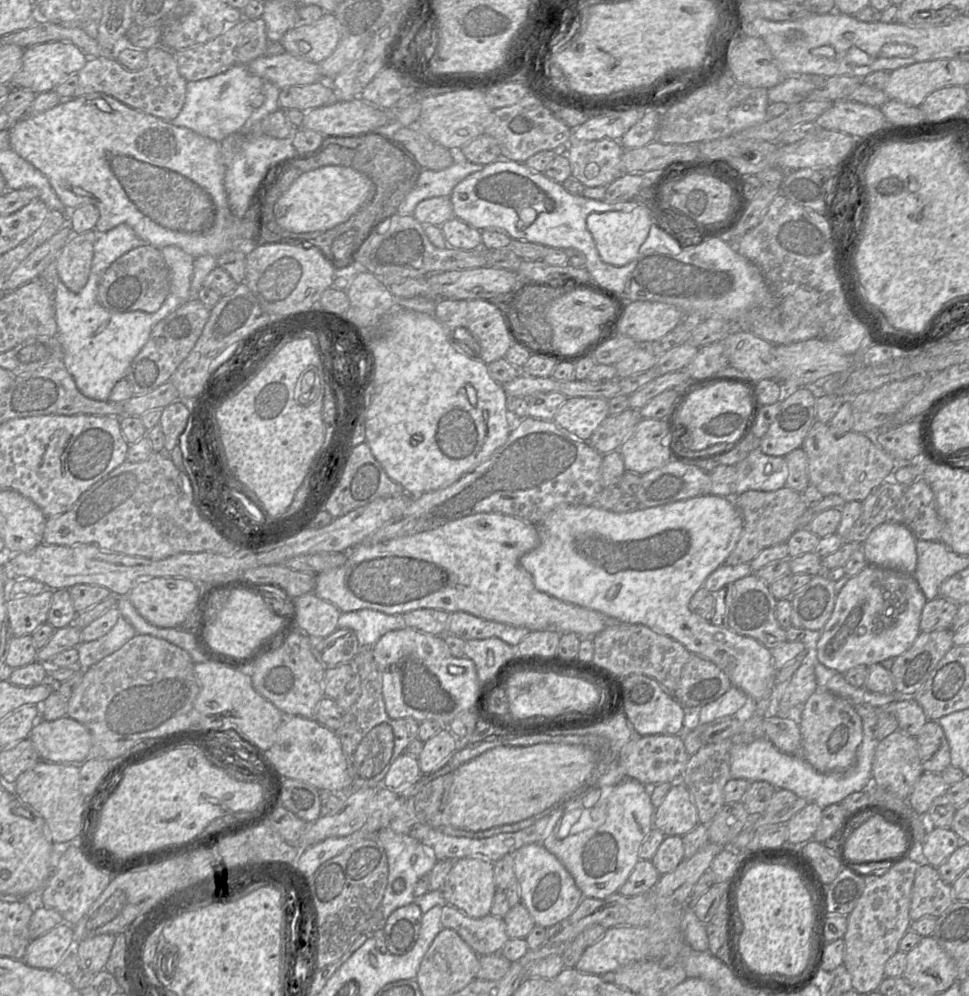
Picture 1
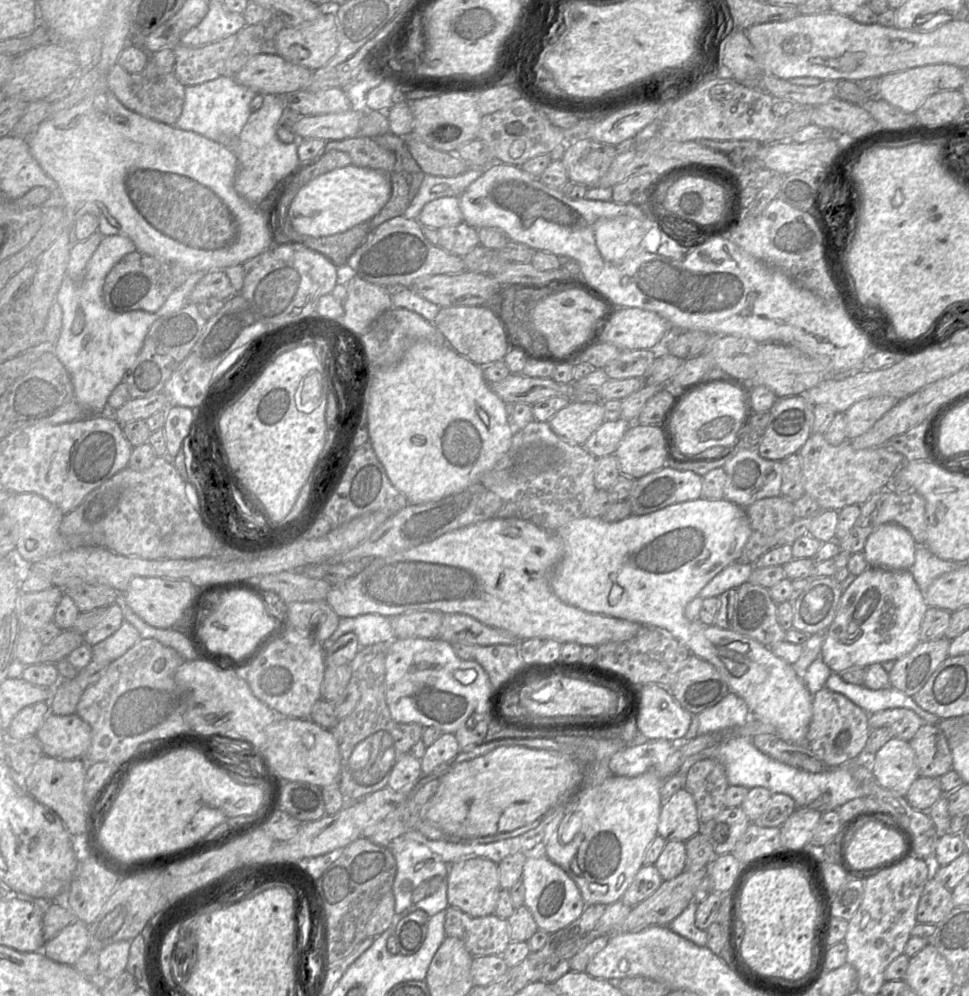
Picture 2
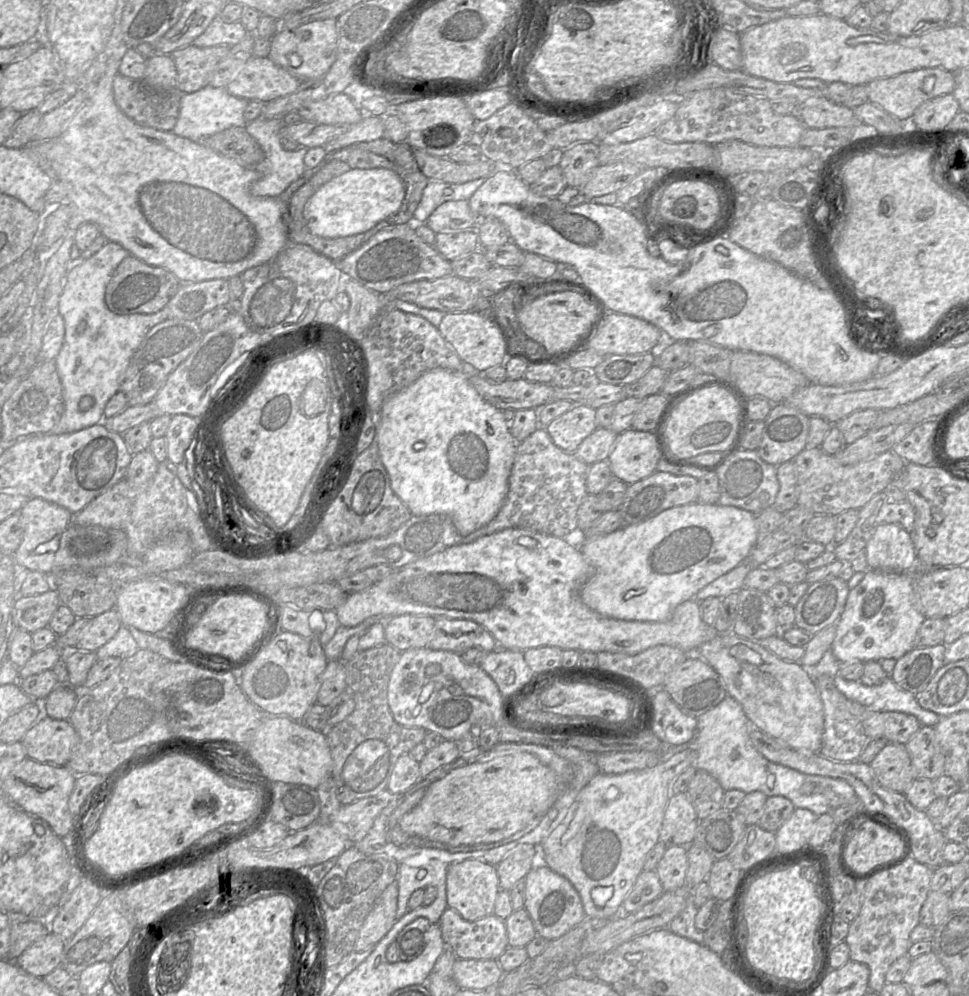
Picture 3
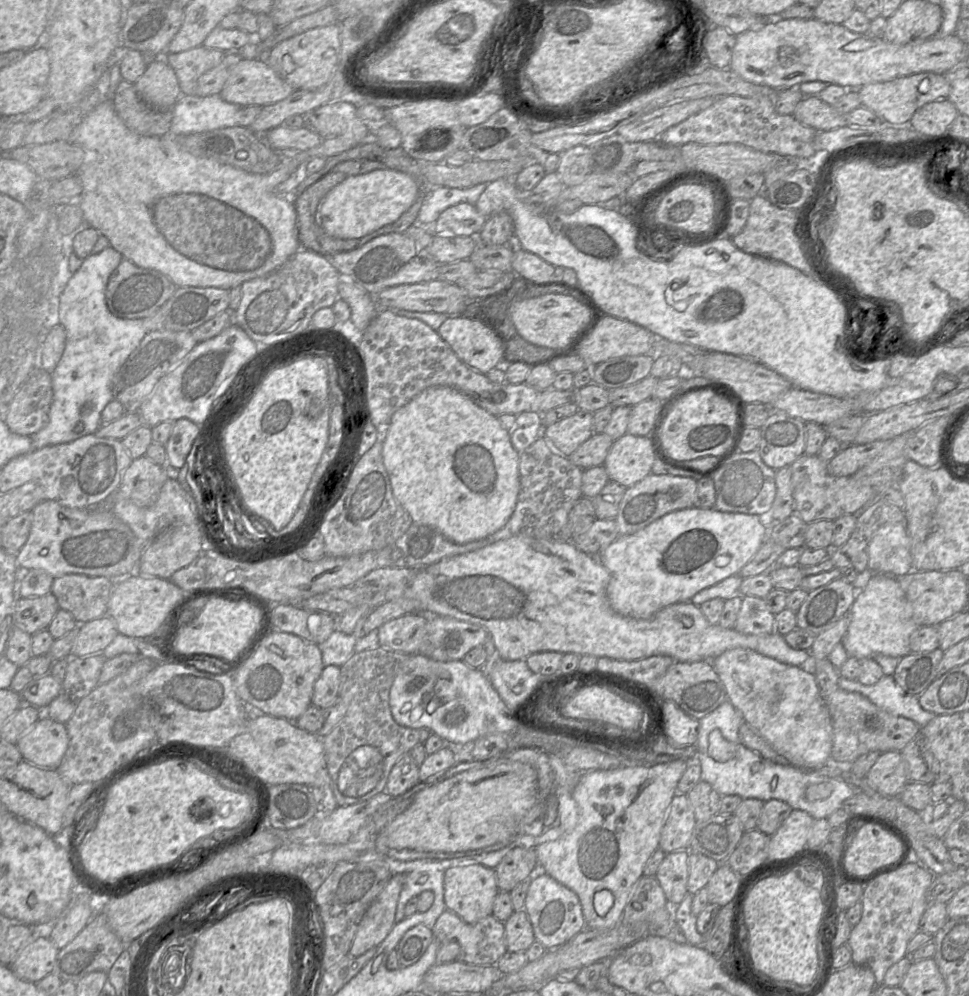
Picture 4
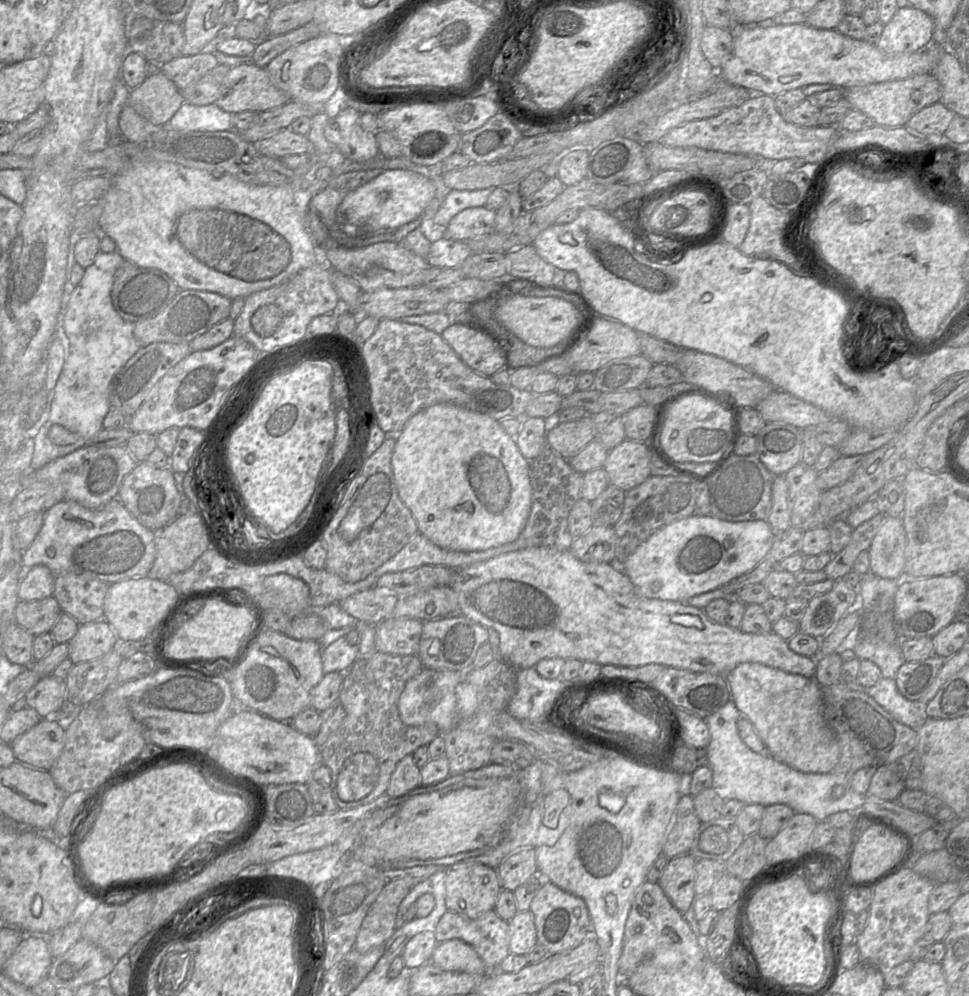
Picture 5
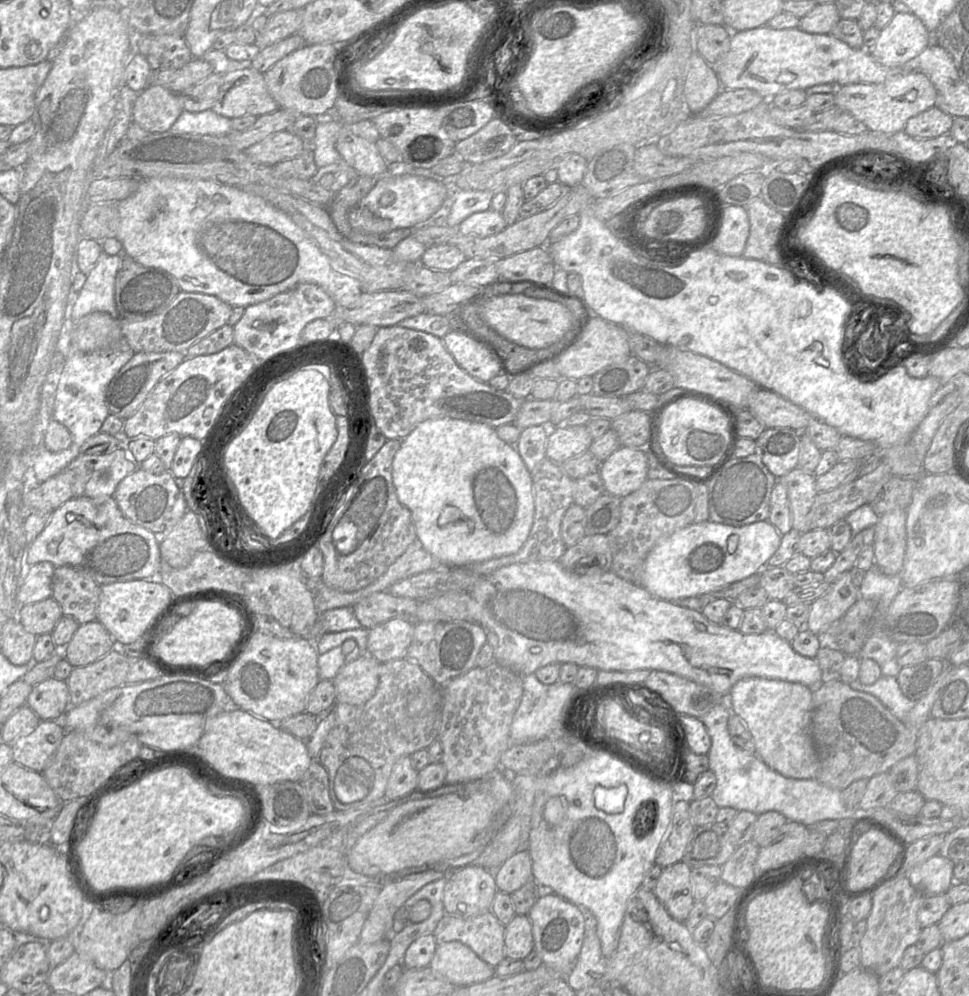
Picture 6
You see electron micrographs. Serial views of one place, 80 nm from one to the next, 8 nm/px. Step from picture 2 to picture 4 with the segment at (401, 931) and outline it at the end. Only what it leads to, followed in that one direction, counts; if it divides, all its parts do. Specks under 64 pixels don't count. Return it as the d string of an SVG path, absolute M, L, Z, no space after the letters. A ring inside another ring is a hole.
M424 924L410 928L396 947L400 967L408 967L416 963L426 952L434 938L433 930Z

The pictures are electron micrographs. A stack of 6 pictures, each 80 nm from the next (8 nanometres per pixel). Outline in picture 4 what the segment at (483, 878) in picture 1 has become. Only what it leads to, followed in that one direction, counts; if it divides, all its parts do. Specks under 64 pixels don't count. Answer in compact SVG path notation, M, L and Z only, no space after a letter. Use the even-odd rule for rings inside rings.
M472 864L445 871L446 908L467 923L476 923L491 915L499 891L495 868Z

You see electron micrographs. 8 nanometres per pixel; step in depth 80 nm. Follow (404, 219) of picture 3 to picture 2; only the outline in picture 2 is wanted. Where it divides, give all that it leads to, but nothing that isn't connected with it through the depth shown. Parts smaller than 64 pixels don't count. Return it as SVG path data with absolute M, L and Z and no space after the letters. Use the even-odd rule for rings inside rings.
M388 132L371 138L382 148L394 152L396 163L393 172L387 174L392 187L391 196L381 211L370 220L369 233L382 223L404 215L425 176L403 137Z

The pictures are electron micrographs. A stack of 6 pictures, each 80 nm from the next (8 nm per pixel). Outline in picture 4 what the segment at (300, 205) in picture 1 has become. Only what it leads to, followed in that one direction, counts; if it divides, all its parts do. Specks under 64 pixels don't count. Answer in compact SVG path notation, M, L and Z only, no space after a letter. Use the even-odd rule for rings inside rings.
M376 169L347 176L321 201L318 225L332 237L359 239L395 222L419 196L419 183L411 175L394 169Z

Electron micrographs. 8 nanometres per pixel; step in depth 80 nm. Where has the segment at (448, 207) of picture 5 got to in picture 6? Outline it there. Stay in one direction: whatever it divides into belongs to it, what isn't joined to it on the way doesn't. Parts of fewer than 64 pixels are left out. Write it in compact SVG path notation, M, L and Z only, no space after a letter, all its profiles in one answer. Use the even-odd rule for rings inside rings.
M460 190L446 218L446 225L458 227L471 214L489 210L493 196L492 191Z

